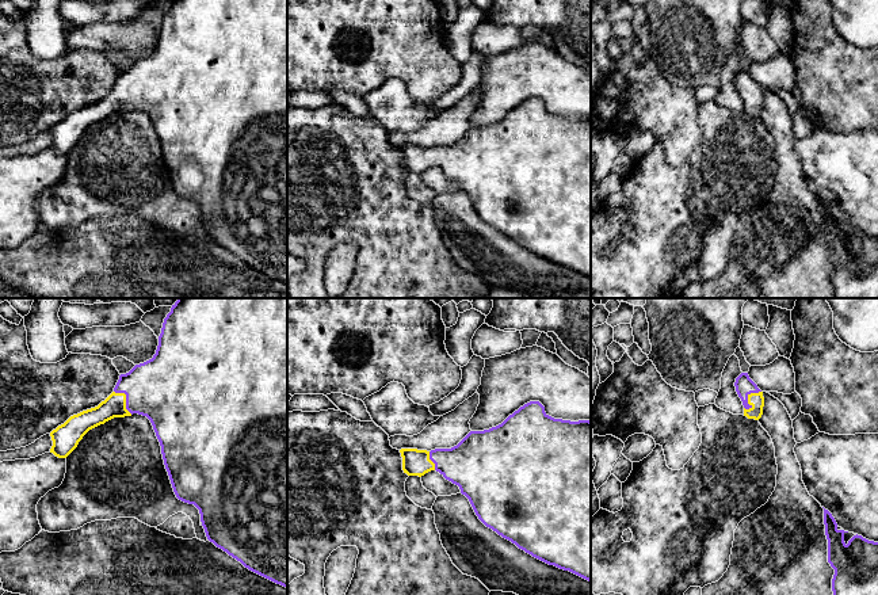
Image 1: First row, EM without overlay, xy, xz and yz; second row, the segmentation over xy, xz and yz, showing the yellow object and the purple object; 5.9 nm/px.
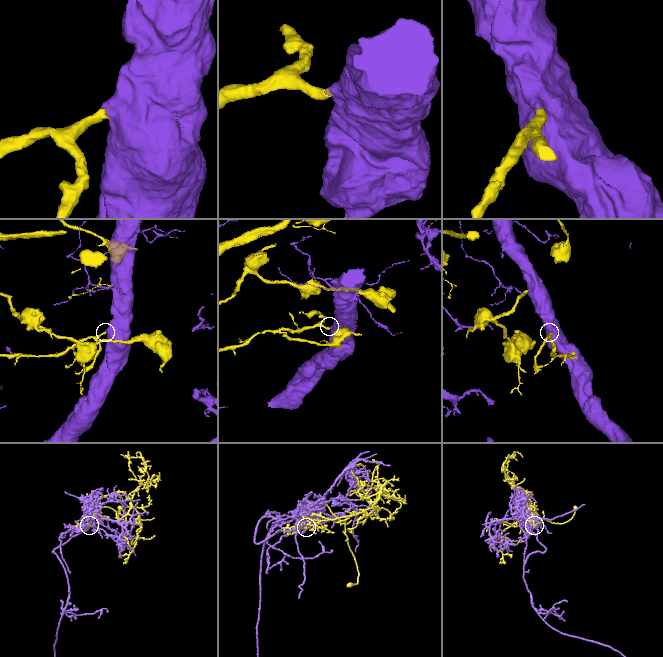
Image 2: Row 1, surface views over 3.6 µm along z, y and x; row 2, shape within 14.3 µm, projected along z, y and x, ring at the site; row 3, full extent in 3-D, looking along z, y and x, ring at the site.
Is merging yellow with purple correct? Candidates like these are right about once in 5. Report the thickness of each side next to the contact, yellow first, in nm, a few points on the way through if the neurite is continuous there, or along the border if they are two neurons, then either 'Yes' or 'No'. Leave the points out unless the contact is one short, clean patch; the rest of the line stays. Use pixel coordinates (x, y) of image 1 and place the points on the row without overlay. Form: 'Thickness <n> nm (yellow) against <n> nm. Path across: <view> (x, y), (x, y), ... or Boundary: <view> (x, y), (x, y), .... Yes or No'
Thickness 90 nm (yellow) against 110 nm. Boundary: yz (760, 87), (752, 88), (748, 92), (749, 103), (745, 106). No

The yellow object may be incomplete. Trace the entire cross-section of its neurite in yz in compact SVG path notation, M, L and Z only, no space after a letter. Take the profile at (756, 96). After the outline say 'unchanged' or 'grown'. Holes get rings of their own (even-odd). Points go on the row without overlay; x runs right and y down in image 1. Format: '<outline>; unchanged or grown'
M763 88L748 91L748 100L751 102L751 104L744 104L744 112L747 112L748 115L759 117L763 111L764 103Z; unchanged

